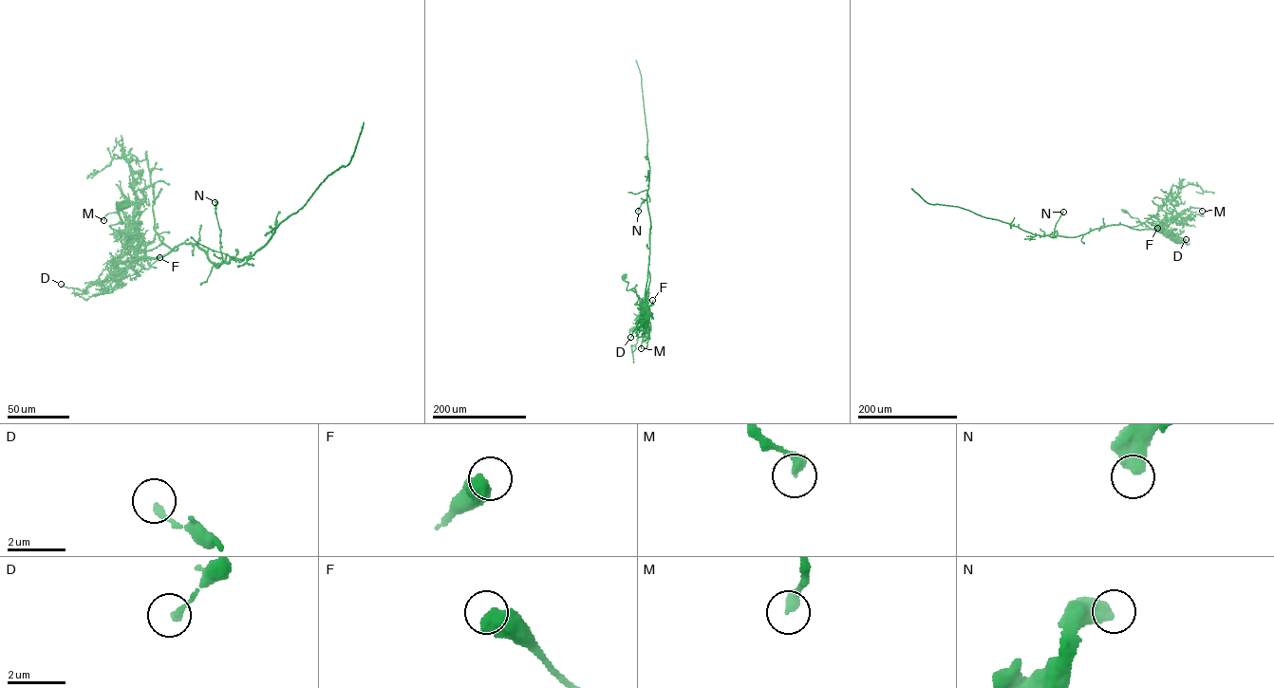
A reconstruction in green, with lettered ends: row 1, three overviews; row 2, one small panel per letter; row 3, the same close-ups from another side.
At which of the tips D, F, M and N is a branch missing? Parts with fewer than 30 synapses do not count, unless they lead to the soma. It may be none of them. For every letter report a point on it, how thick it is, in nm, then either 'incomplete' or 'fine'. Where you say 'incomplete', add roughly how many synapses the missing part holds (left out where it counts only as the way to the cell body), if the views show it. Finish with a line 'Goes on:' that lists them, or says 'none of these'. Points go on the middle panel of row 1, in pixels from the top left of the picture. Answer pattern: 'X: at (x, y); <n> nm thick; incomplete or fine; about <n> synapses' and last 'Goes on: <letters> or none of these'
D: at (630, 337); 240 nm thick; fine
F: at (652, 300); 600 nm thick; fine
M: at (641, 348); 340 nm thick; fine
N: at (638, 211); 550 nm thick; fine
Goes on: none of these

